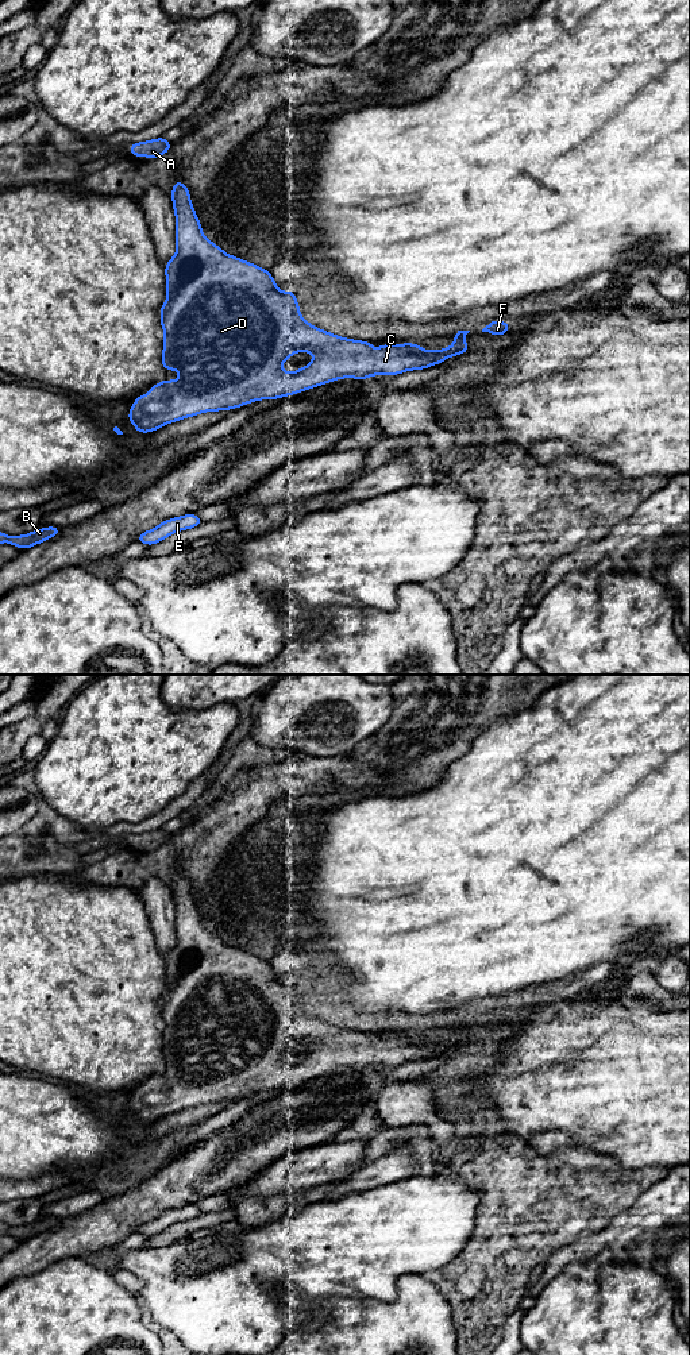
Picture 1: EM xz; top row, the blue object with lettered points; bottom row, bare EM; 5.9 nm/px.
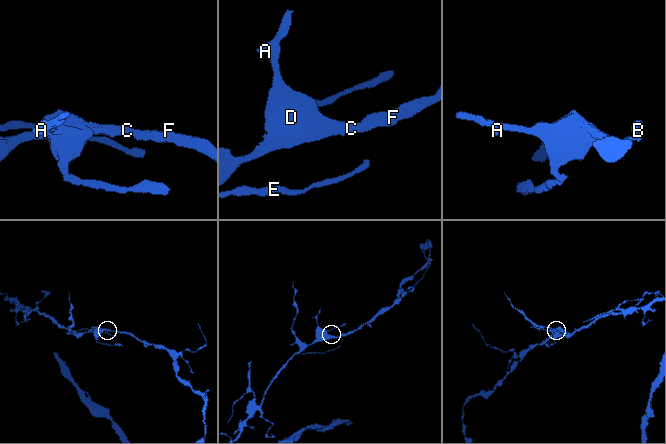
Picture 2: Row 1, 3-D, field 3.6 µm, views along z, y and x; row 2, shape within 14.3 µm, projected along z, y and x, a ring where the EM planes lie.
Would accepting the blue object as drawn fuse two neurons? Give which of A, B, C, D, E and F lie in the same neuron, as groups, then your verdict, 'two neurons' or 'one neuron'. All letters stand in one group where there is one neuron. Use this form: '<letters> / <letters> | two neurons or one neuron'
A B C D E F | one neuron

